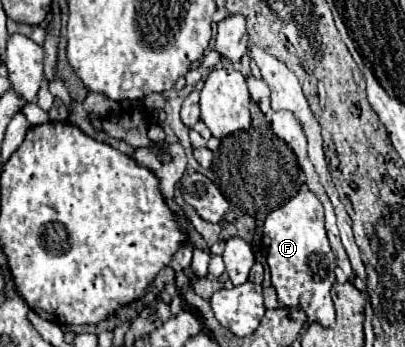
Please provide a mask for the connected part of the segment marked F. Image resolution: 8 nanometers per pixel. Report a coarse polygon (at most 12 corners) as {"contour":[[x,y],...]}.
{"contour":[[299,191],[263,223],[271,287],[307,325],[335,323],[323,207]]}

